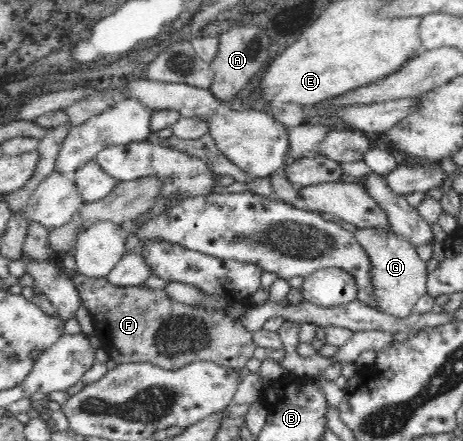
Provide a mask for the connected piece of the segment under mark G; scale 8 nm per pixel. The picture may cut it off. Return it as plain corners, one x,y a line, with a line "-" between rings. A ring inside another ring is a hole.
369,227
357,228
354,237
371,258
371,273
369,274
375,286
373,296
379,302
375,309
399,318
411,315
417,300
427,294
426,285
429,277
427,263
421,260
415,246
392,231
380,233
375,228

